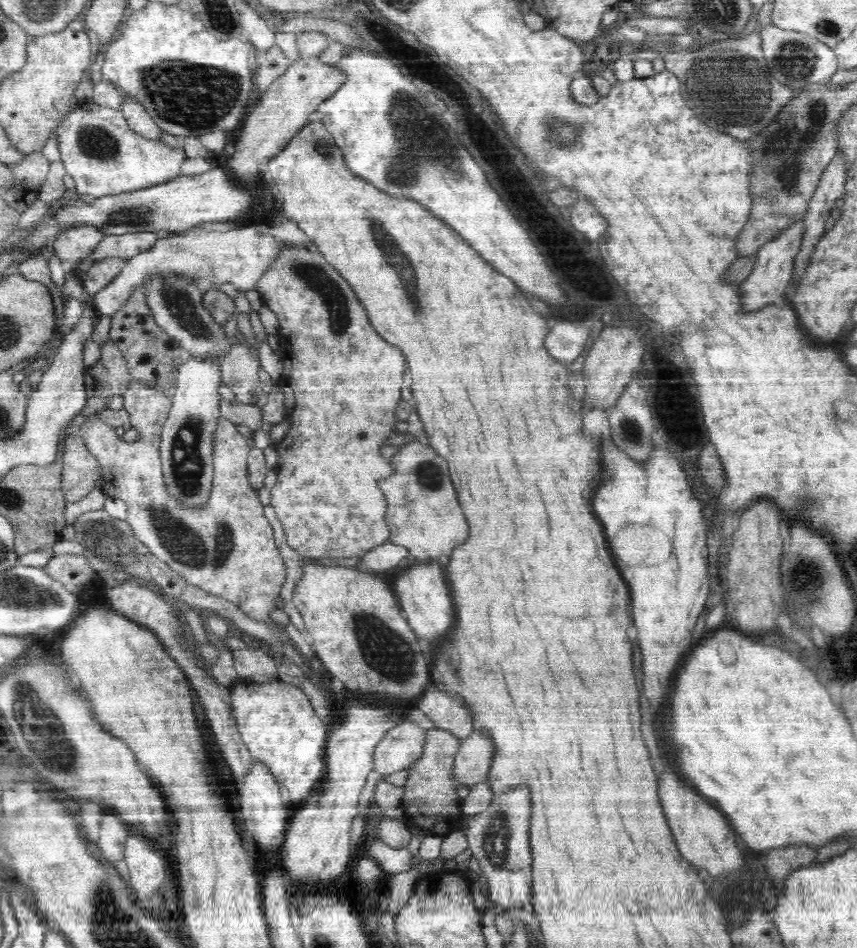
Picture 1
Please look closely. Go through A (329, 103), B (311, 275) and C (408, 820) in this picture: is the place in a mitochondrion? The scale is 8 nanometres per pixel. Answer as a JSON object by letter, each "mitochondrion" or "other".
{"A":"other","B":"mitochondrion","C":"other"}

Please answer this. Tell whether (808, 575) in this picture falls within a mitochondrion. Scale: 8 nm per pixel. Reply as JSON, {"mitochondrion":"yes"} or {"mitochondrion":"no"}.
{"mitochondrion":"yes"}

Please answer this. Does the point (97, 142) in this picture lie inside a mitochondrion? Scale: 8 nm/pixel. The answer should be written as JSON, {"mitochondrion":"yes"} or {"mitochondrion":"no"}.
{"mitochondrion":"yes"}

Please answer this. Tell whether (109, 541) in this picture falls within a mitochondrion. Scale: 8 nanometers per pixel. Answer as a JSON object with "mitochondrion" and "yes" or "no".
{"mitochondrion":"yes"}

